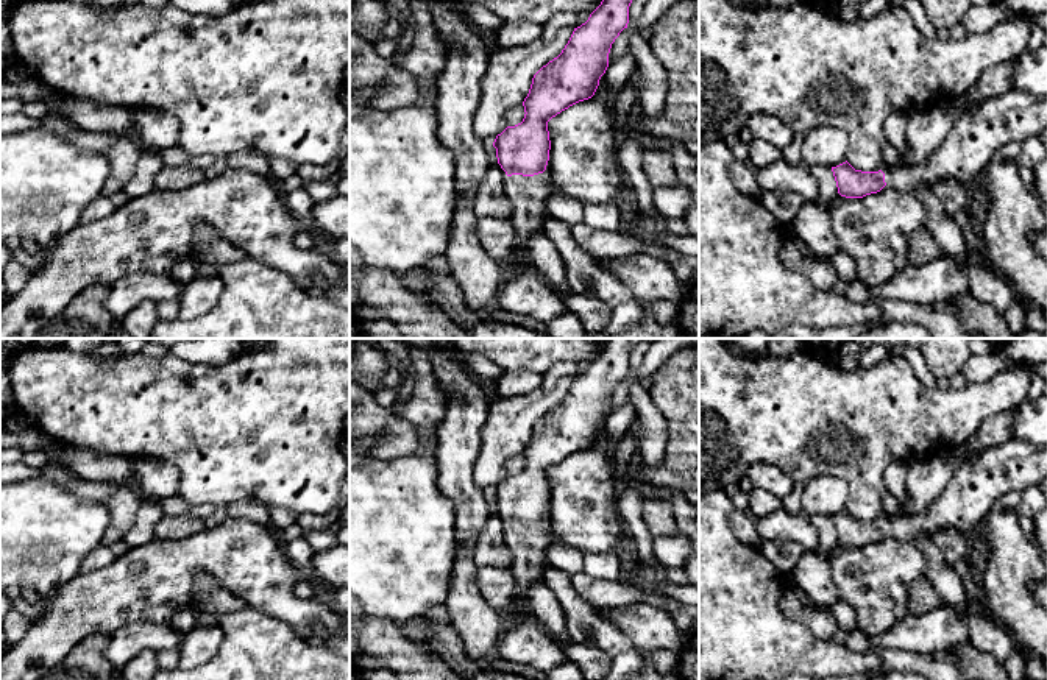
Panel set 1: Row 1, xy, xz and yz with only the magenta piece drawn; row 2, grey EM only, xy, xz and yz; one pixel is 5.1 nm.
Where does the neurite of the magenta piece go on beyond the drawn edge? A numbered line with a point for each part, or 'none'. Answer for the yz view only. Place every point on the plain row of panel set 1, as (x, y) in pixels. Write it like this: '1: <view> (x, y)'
1: yz (1015, 465)

